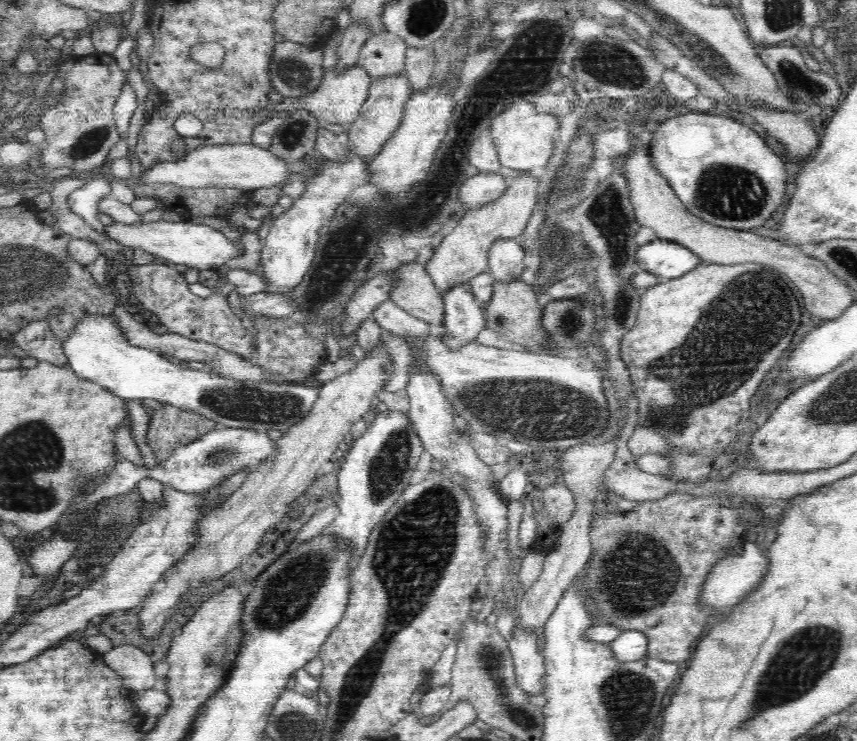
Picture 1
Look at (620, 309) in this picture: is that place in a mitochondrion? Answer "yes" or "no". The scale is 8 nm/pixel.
yes

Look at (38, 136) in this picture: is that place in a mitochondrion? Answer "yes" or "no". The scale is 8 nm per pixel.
no

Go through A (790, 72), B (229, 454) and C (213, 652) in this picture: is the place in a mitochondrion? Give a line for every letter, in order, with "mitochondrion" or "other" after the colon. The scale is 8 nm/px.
A: mitochondrion
B: mitochondrion
C: mitochondrion

